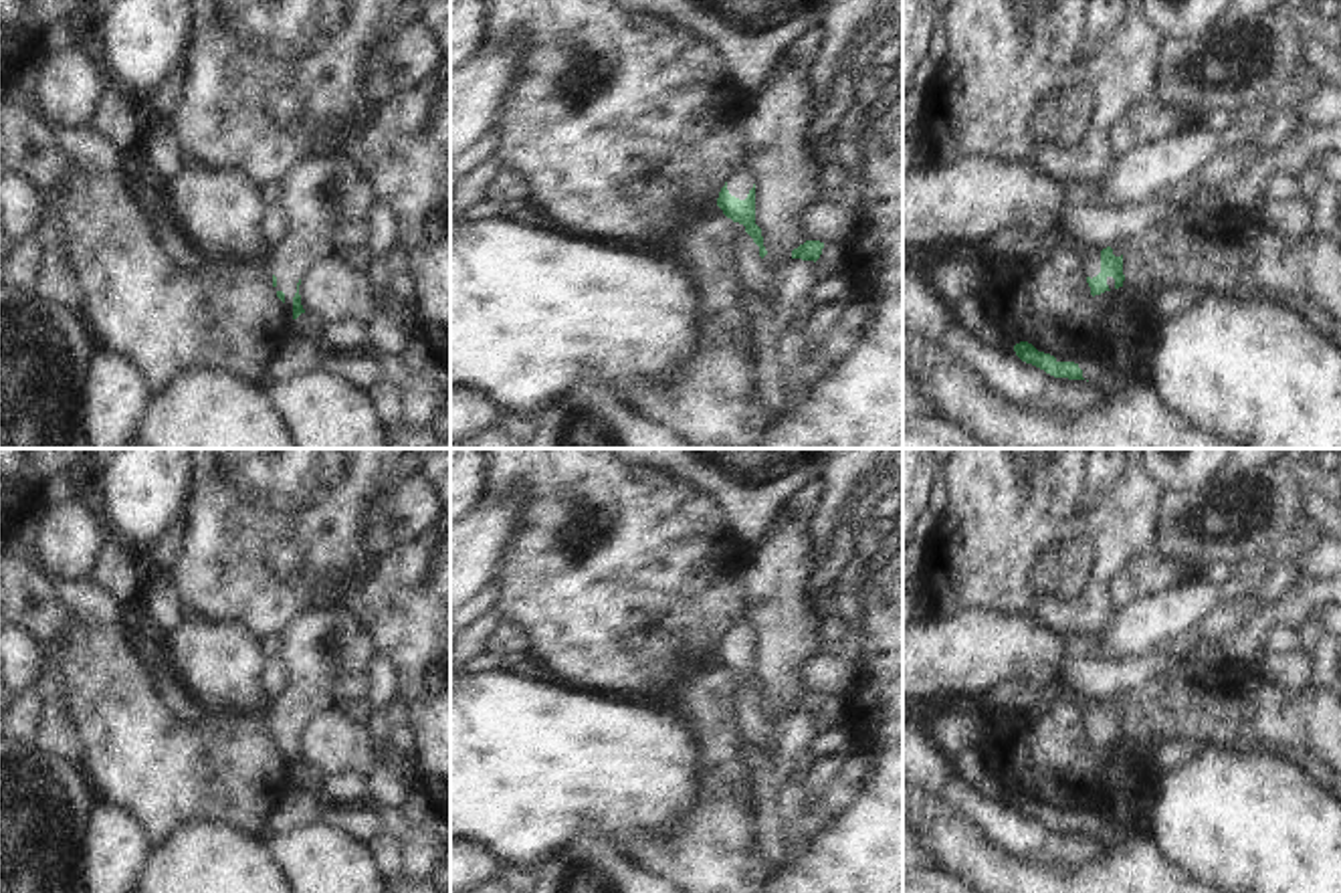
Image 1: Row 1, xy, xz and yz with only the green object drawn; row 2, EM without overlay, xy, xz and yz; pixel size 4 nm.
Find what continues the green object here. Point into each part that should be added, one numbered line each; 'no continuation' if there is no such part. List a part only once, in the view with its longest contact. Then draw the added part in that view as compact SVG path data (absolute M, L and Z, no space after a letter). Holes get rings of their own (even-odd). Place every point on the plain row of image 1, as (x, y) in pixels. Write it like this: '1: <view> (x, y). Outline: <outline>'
1: xz (740, 637). Outline: M737 622L729 632L727 632L727 642L731 649L745 653L749 642L755 636L755 628L749 622Z

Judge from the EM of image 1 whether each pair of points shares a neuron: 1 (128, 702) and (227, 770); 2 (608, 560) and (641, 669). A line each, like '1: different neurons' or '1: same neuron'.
1: same neuron
2: same neuron

